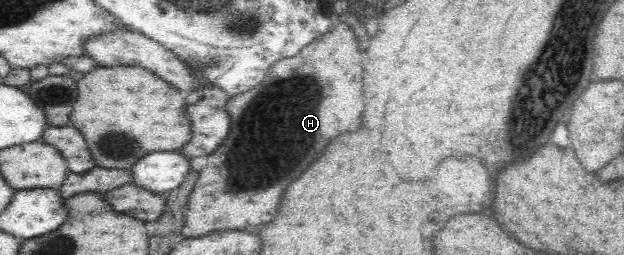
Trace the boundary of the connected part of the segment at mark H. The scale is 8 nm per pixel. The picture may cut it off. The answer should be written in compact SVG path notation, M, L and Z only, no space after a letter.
M337 18L328 32L314 39L297 55L274 63L258 87L229 99L226 108L231 118L231 131L220 147L207 156L206 165L198 173L186 205L185 223L180 229L183 239L201 237L213 230L249 231L247 227L271 221L277 215L283 189L317 159L329 139L361 125L364 53L359 47L348 22Z

